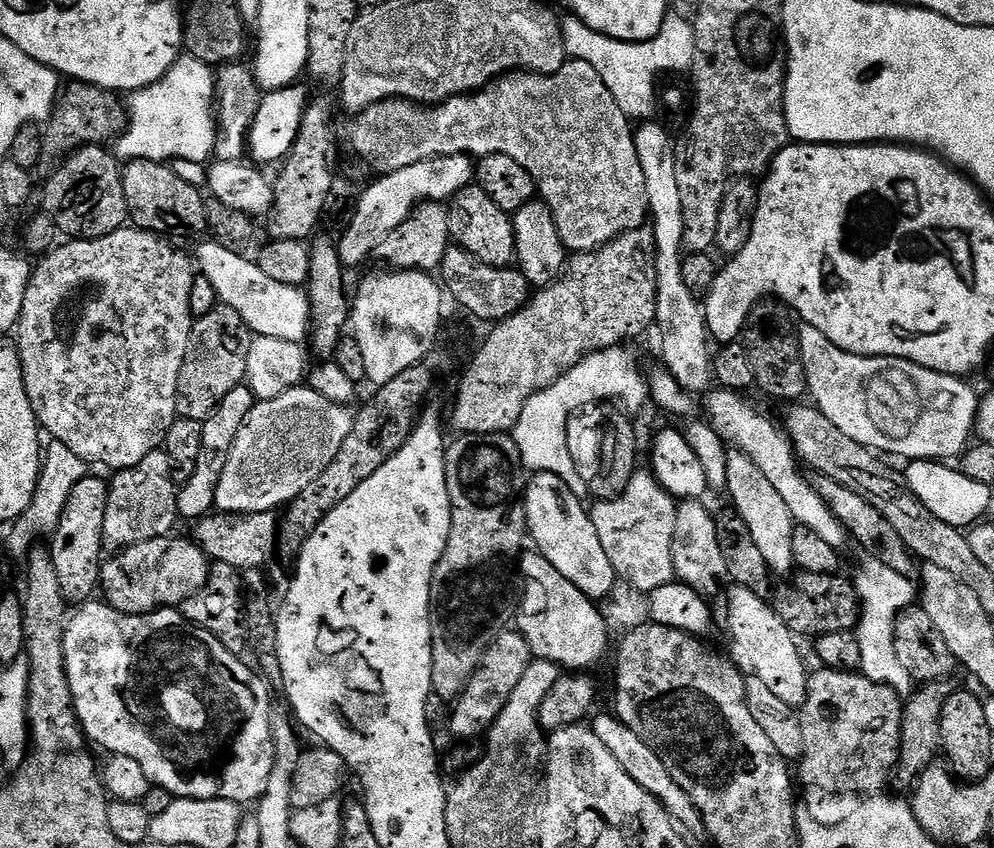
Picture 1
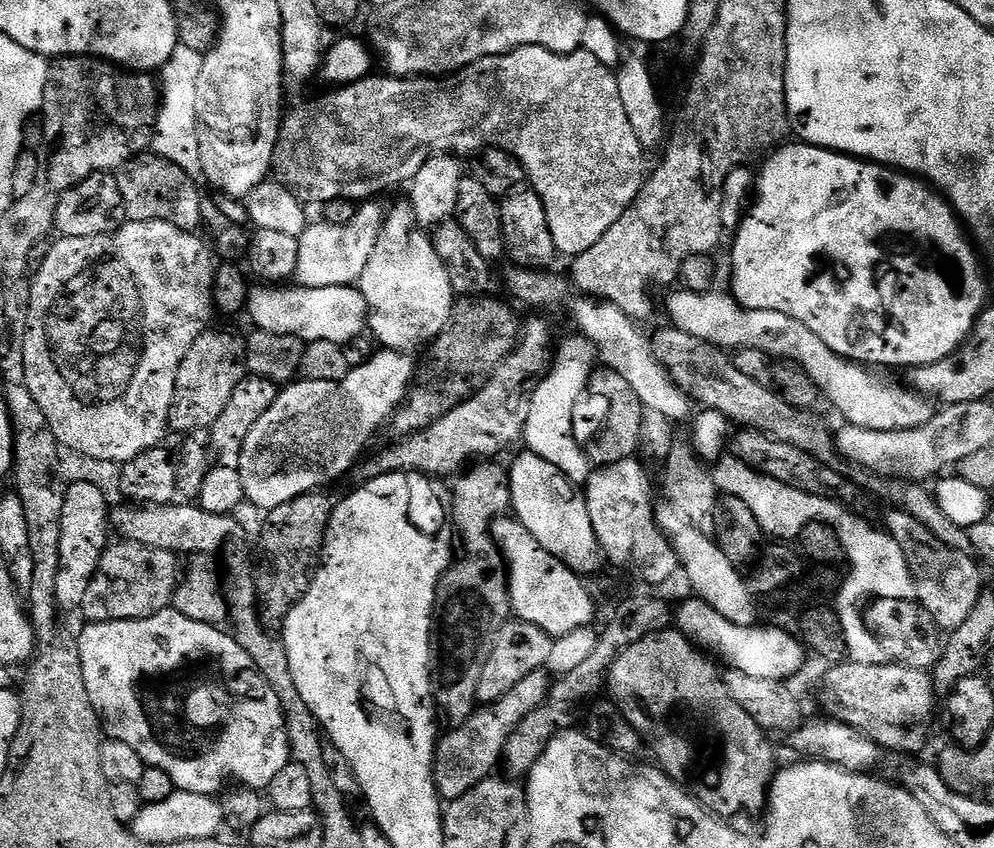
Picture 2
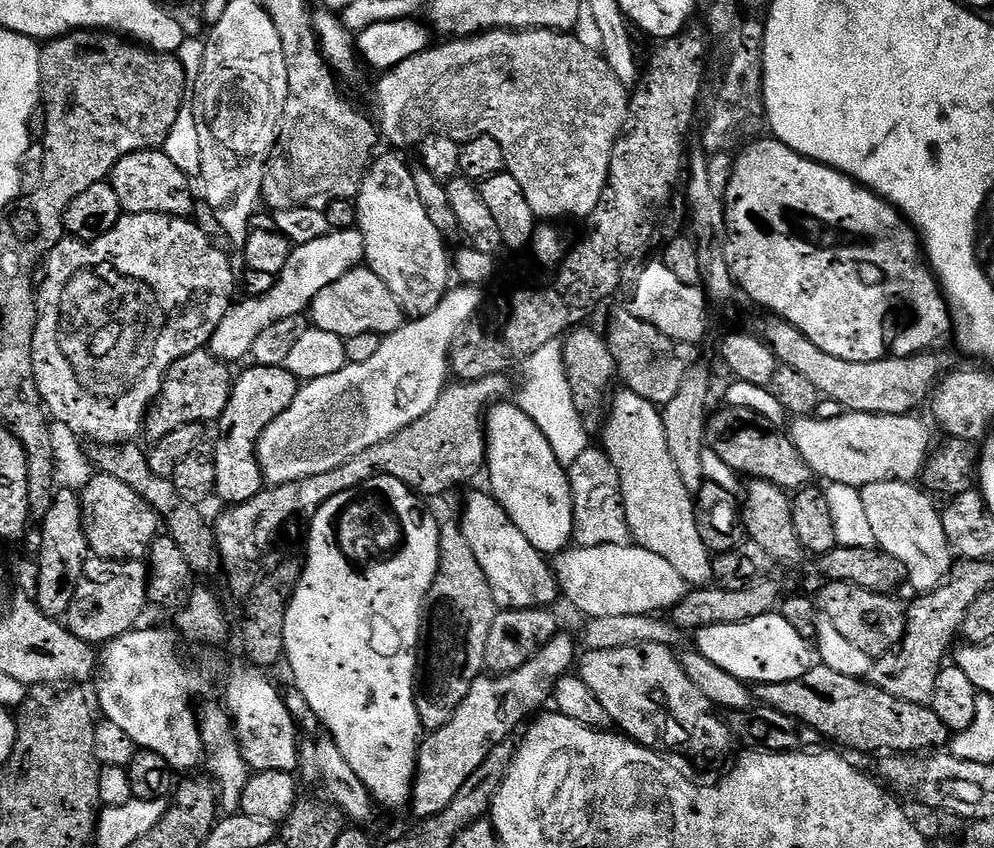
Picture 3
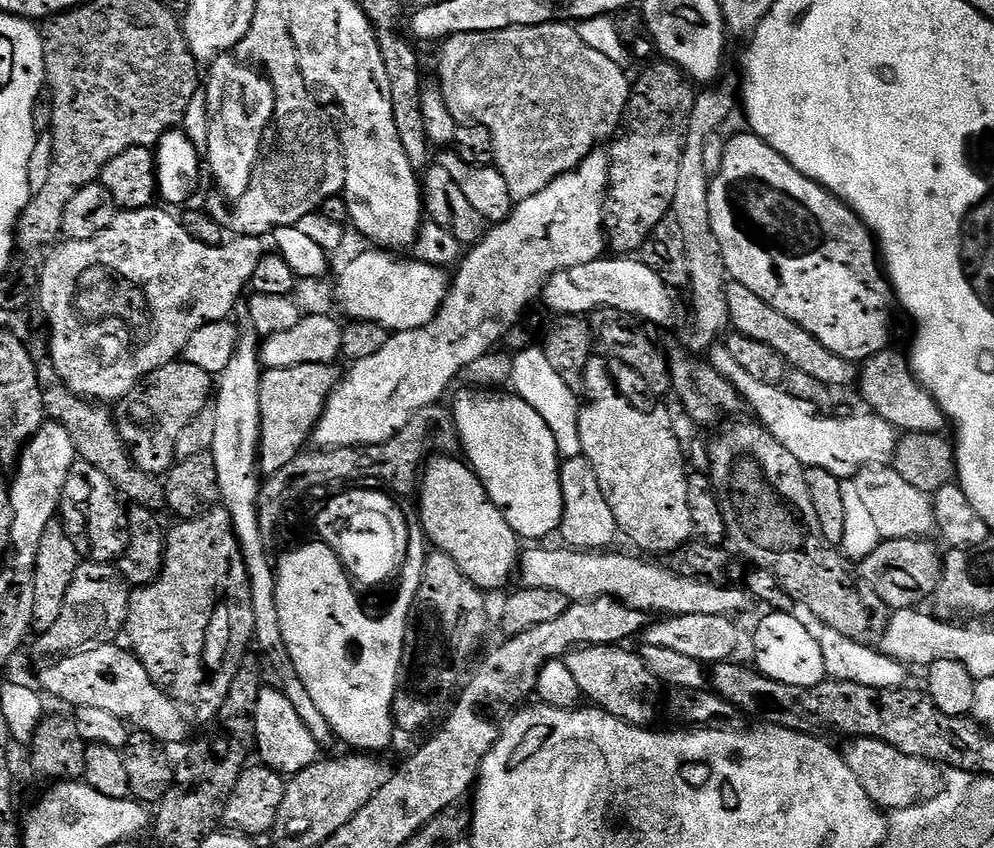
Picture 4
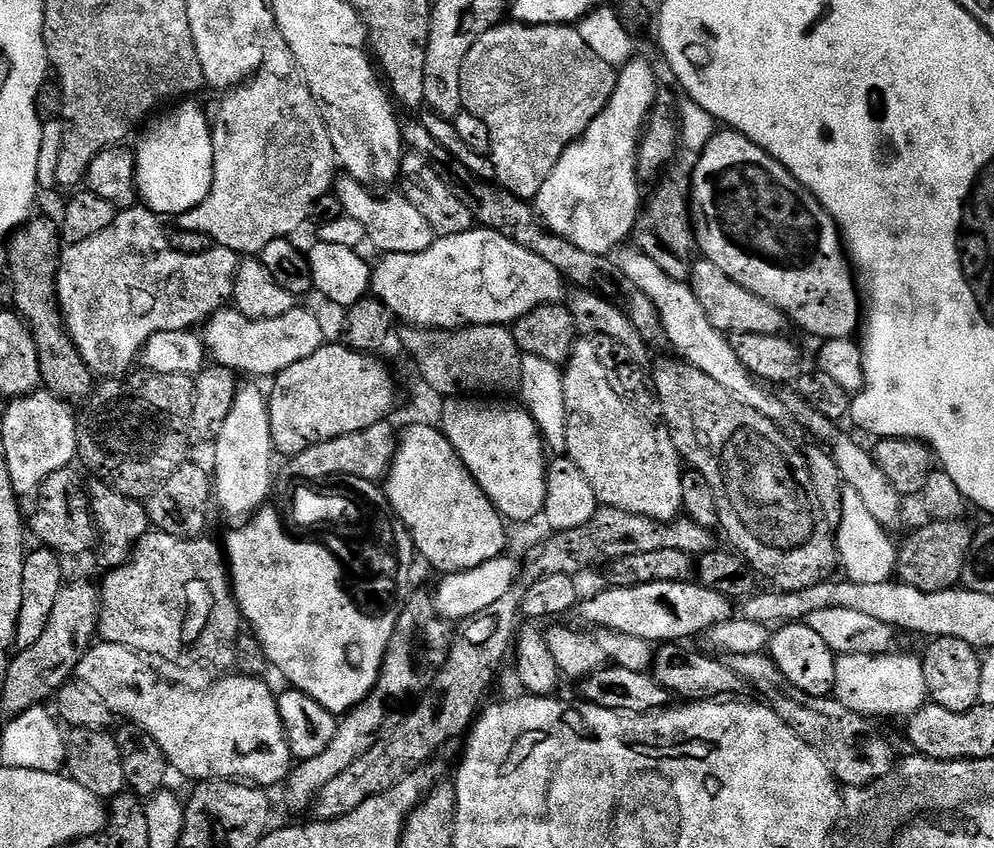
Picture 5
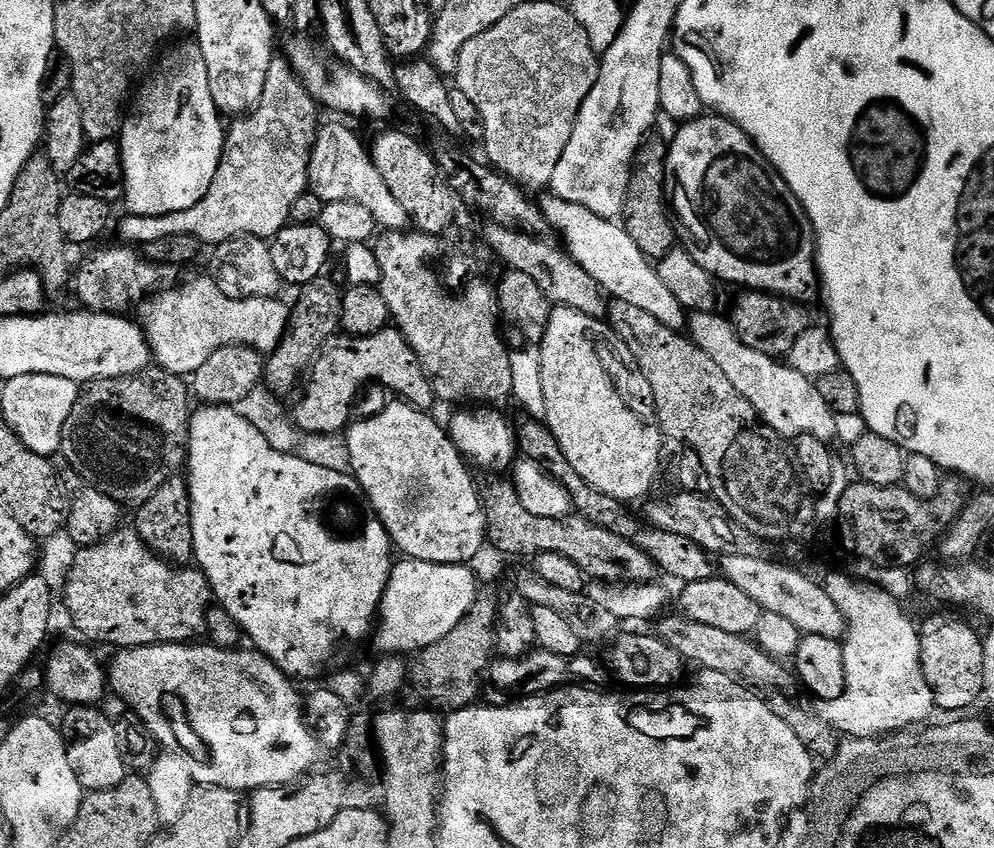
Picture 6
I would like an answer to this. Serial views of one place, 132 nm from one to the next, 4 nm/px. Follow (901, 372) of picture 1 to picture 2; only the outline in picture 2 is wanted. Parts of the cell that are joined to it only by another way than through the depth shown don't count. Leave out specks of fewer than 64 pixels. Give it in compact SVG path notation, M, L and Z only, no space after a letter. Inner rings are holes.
M676 290L676 293L668 300L668 316L671 327L690 334L694 338L702 338L702 342L710 342L715 348L735 350L737 348L749 348L750 350L762 350L770 358L777 361L792 360L817 384L825 401L829 400L842 415L848 424L859 428L878 432L898 432L900 430L914 430L918 426L928 424L934 415L933 401L918 392L909 390L903 383L891 384L880 376L875 376L875 371L869 370L865 365L856 363L855 360L846 360L839 356L810 326L802 326L798 318L790 318L790 314L782 314L778 310L750 310L740 305L731 295L720 293L720 290L710 292L686 292Z

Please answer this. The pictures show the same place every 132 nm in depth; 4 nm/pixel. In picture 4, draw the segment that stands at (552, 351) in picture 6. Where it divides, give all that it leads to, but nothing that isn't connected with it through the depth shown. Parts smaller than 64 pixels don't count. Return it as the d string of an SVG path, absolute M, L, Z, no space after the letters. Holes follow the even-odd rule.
M604 354L593 355L588 361L586 370L584 371L584 382L582 385L582 396L588 401L583 401L580 417L578 418L578 434L580 435L580 450L583 456L590 462L590 466L594 466L594 474L598 474L598 486L602 486L602 494L606 498L606 502L610 502L610 510L616 519L617 529L621 533L624 532L641 548L639 551L644 552L664 552L663 554L671 554L682 545L689 543L693 539L692 519L690 518L690 502L686 502L686 486L688 485L689 473L684 472L684 452L680 449L680 440L676 437L676 432L672 429L672 416L668 413L668 408L663 403L663 399L652 395L651 390L646 386L646 382L637 372L630 370L630 366L626 366L620 360L614 360Z

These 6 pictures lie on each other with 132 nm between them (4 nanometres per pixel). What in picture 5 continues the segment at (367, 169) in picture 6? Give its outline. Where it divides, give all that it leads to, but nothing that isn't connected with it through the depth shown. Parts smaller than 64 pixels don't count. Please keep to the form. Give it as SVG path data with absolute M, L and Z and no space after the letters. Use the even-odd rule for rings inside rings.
M340 178L335 181L334 195L344 207L344 215L354 218L354 222L362 225L362 230L367 243L373 244L380 254L418 254L426 250L438 239L436 231L422 218L418 210L408 201L403 194L388 196L379 200L371 187L359 184L351 178ZM344 179L344 180L343 180Z

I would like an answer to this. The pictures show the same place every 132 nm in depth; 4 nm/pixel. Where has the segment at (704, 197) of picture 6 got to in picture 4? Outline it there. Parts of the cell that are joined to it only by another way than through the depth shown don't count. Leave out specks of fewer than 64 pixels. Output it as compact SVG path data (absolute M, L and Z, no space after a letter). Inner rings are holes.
M743 131L738 133L732 141L728 140L725 143L722 168L718 170L716 176L711 177L708 186L710 224L714 226L714 236L720 243L720 253L724 259L727 275L735 283L746 286L746 290L754 290L754 294L758 294L758 298L762 298L762 302L774 306L774 310L778 310L778 314L786 314L786 318L790 318L795 324L802 326L802 330L806 330L811 336L818 338L818 342L822 342L822 346L826 346L826 350L834 350L834 354L838 354L842 358L853 362L863 362L874 354L885 351L891 345L888 343L892 340L894 289L882 267L882 257L878 251L876 237L865 226L863 218L849 204L844 203L839 196L833 196L821 184L816 184L798 170L794 170L794 166L790 166L790 162L786 162L786 158L782 158L782 154L778 154L778 150L771 148L765 140L752 135L751 131Z

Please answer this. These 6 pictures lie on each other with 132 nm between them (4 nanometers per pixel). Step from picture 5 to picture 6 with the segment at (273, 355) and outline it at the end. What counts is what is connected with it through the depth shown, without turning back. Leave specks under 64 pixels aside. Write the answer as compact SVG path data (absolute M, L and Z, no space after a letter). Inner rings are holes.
M211 278L196 280L185 288L166 288L139 305L138 324L150 341L153 361L163 371L175 376L191 377L198 366L206 363L206 358L226 346L241 344L261 354L270 354L288 333L290 308L283 304L283 299L235 300L222 294L216 281Z

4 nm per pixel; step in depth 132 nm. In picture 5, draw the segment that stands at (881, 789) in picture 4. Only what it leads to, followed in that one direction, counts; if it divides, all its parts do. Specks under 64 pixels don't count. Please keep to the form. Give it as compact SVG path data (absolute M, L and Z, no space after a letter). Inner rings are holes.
M764 652L745 656L728 656L726 663L734 670L734 674L738 674L744 679L745 685L749 689L753 688L760 695L757 697L763 703L775 710L778 718L782 718L782 722L786 722L786 726L790 726L790 730L794 730L794 734L798 734L798 738L802 738L802 742L809 744L816 753L824 757L826 766L841 785L848 788L866 788L892 771L894 767L892 748L872 729L873 721L871 719L860 716L854 710L847 709L842 702L831 695L811 696L798 690L798 686L794 686L794 682L790 682L790 678L786 678L786 674L782 674L782 670L778 670L771 655Z

